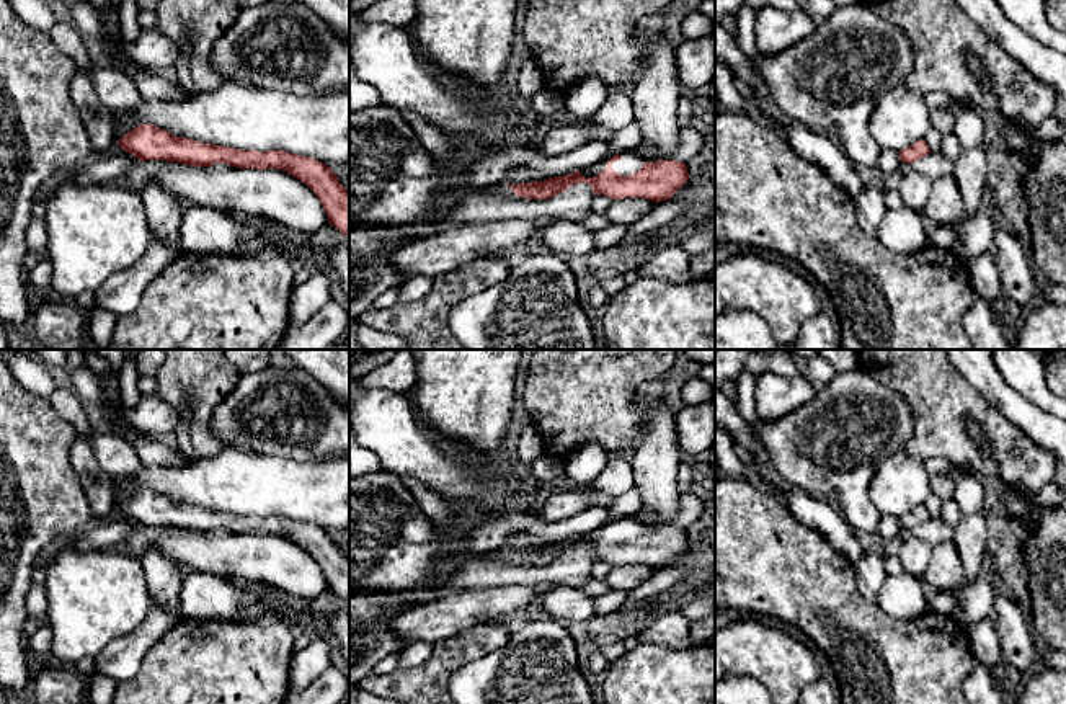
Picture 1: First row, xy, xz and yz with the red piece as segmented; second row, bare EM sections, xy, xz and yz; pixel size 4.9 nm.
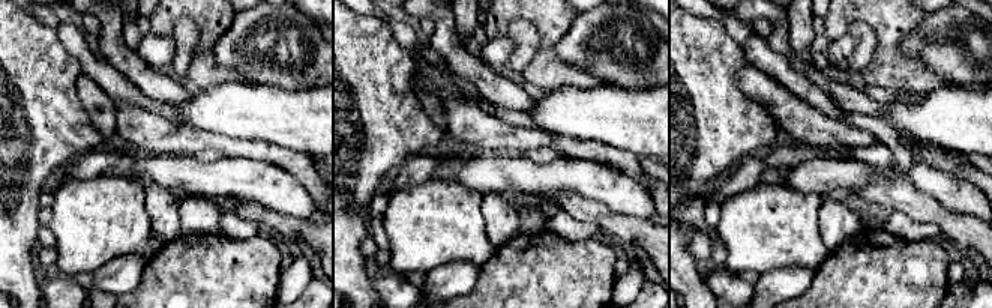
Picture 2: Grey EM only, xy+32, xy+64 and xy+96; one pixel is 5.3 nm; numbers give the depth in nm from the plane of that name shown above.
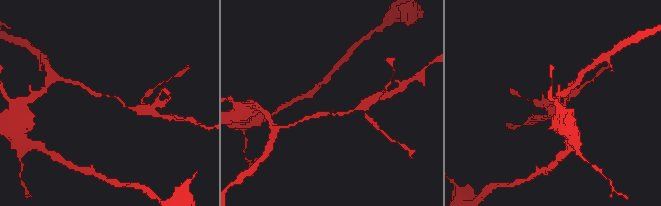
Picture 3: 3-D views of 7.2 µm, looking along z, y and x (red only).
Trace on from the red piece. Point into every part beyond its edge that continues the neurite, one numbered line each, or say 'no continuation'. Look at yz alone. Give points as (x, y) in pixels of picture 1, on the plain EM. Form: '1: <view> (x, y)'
no continuation

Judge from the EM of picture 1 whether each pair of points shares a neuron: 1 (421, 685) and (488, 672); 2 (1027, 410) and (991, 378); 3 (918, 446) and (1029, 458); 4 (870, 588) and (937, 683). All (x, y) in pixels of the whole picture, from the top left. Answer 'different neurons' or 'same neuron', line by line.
1: different neurons
2: same neuron
3: same neuron
4: different neurons

